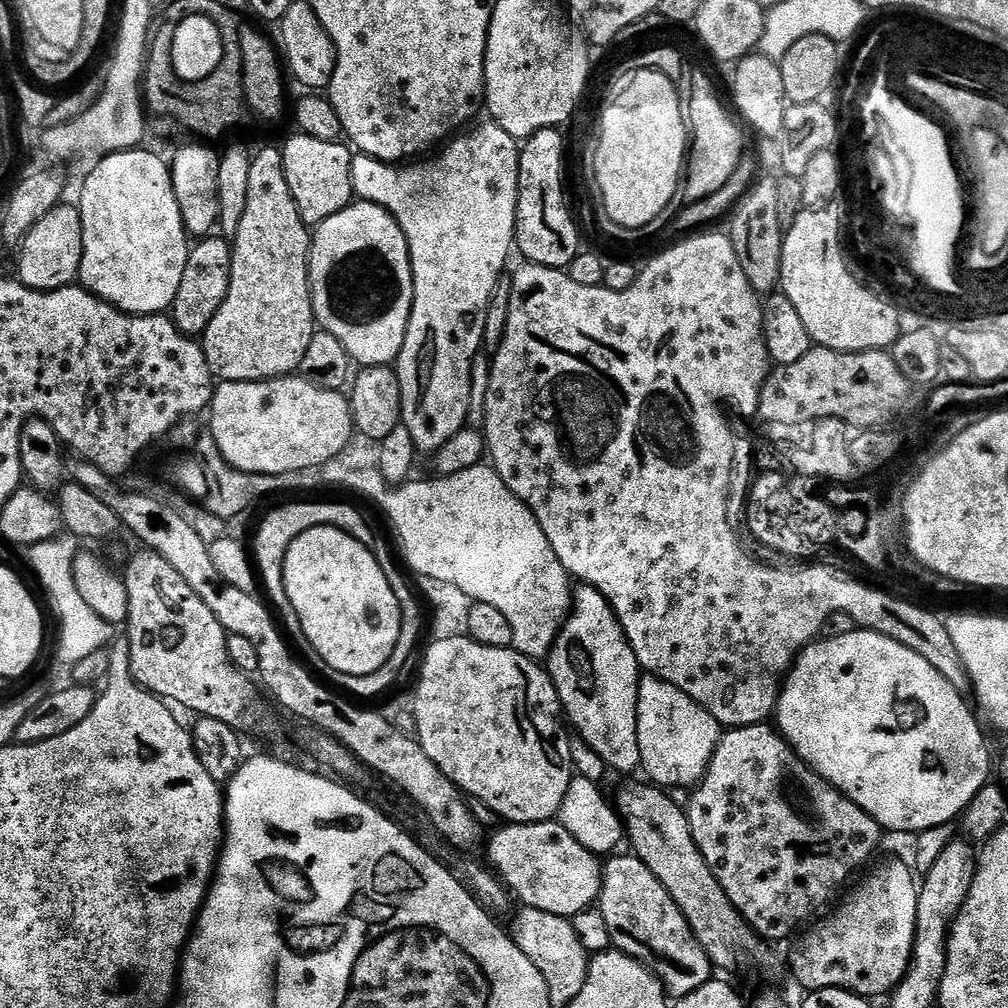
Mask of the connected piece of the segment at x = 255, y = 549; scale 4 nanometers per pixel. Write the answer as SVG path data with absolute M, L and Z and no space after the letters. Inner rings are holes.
M300 500L297 504L284 504L281 508L265 514L264 521L256 532L256 541L250 544L255 567L262 573L263 587L265 584L266 587L273 588L277 594L283 593L284 556L290 550L294 538L298 538L306 530L321 526L340 528L344 532L349 532L355 540L360 540L369 546L375 545L376 536L372 533L371 526L360 517L359 510L352 504L311 504L308 500Z

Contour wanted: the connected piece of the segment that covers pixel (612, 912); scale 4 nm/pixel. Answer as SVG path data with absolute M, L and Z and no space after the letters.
M634 854L620 855L613 855L603 865L604 881L598 901L606 926L610 926L613 945L650 968L669 997L679 998L698 990L698 986L713 979L712 960L706 950L702 950L698 938L694 938L690 922L686 922L682 910L678 910L662 882L658 882Z

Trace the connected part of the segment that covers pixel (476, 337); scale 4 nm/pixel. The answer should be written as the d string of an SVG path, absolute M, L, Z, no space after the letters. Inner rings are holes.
M495 122L480 124L473 132L465 131L457 135L455 139L447 145L441 156L436 156L433 160L428 160L425 164L412 162L407 166L397 166L392 162L376 160L372 156L363 154L353 155L352 158L352 190L361 201L377 204L384 208L398 222L400 229L404 231L404 237L408 239L408 249L412 259L412 281L414 282L414 302L412 303L412 313L410 322L406 330L406 338L402 342L400 355L394 361L394 371L400 383L400 418L403 427L410 430L410 438L414 438L417 449L421 453L435 453L437 448L441 448L454 434L458 434L469 423L468 411L474 407L472 398L472 364L481 355L484 343L484 331L486 330L487 308L490 306L496 295L496 283L500 280L500 275L504 272L504 267L508 264L508 255L514 252L514 241L516 239L516 203L518 202L518 190L520 189L520 149L521 145L506 130L502 130Z

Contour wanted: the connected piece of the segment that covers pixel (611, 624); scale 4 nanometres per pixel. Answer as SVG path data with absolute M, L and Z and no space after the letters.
M596 588L575 589L570 615L546 657L546 671L552 677L563 715L575 735L582 737L611 771L612 768L616 772L637 771L640 751L636 707L642 669L614 610Z

